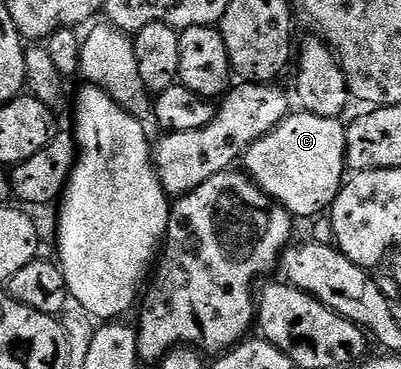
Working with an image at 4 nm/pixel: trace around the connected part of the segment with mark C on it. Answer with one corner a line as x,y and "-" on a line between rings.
288,113
275,128
247,147
241,158
242,169
252,182
296,219
330,211
349,170
344,123
339,118
298,113

